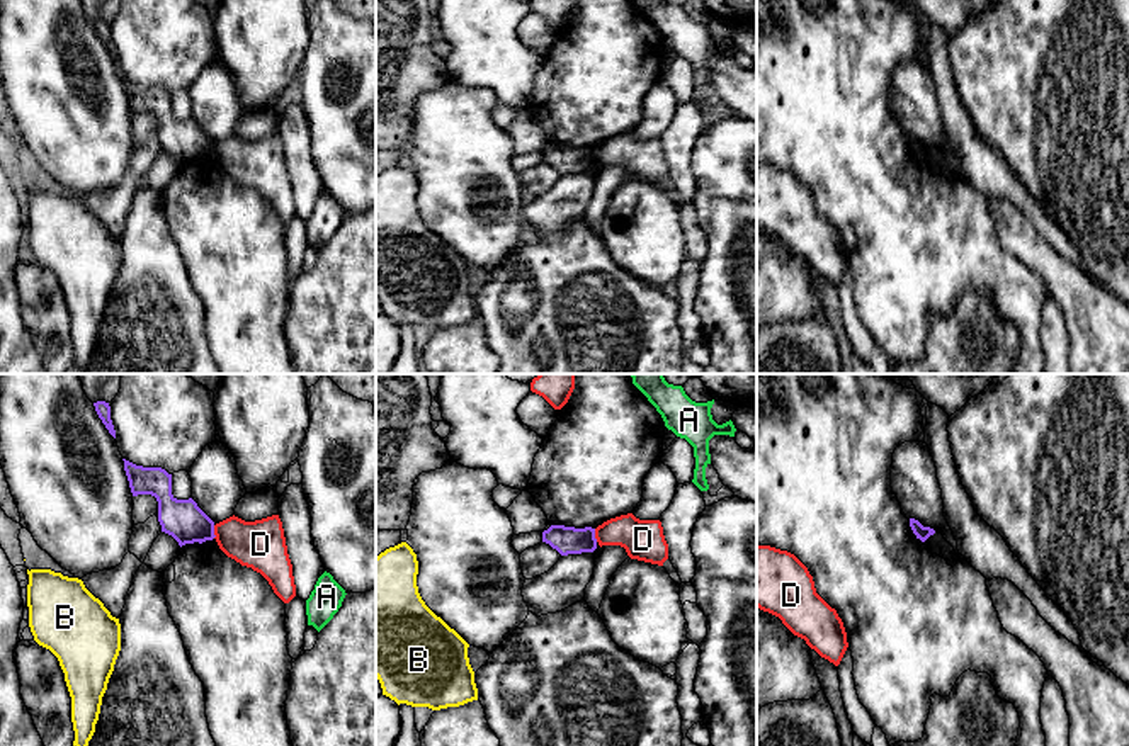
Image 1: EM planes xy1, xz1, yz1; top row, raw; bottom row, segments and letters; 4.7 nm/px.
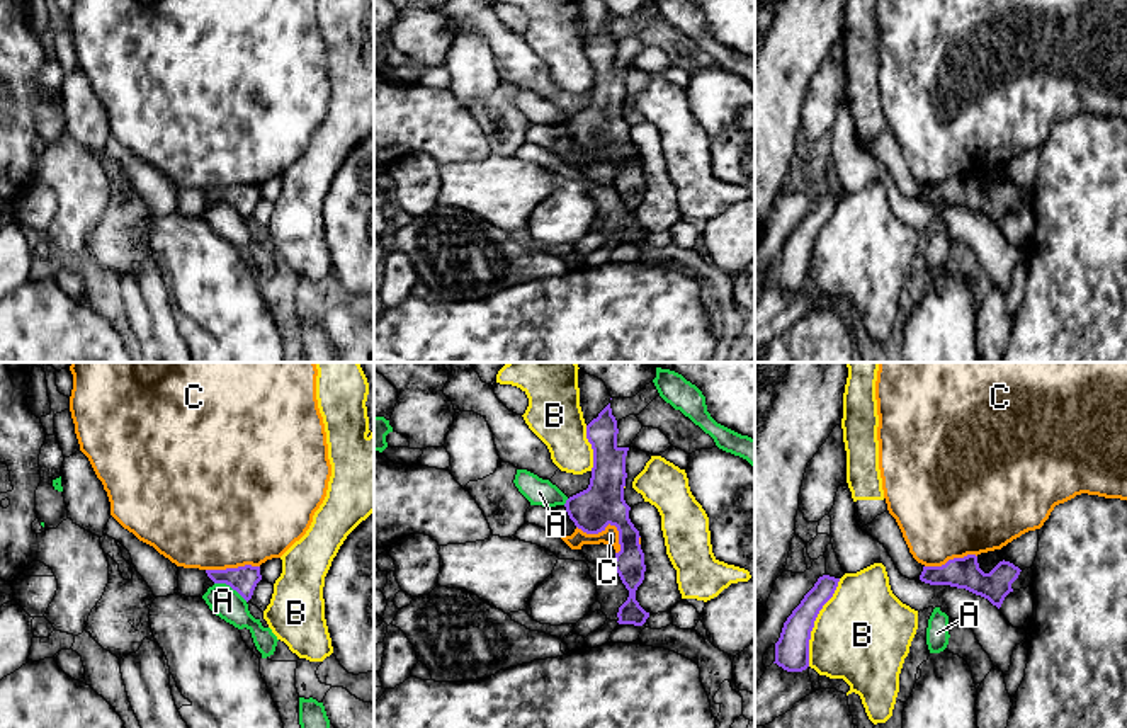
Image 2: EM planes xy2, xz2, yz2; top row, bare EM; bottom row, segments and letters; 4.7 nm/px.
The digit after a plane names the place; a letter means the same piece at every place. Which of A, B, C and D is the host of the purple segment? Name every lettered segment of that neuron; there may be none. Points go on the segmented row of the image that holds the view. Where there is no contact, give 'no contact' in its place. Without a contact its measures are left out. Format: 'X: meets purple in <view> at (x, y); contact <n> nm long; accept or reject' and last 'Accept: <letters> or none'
A: meets purple in xy2 at (232, 587); contact 180 nm long; reject
B: meets purple in yz2 at (813, 623); contact 440 nm long; reject
C: meets purple in xz2 at (607, 524); contact 240 nm long; reject
D: meets purple in xy1 at (213, 532); contact 60 nm long; reject
Accept: none

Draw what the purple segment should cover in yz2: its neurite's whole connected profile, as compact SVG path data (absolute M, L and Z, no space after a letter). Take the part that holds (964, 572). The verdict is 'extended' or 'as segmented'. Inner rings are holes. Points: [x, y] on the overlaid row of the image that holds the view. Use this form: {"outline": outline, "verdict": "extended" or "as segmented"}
{"outline": "M967 555L949 560L942 566L923 566L920 580L930 585L966 589L1000 609L1010 592L1034 585L1034 570L1020 570L1003 560L989 573L984 573L979 568L977 556Z", "verdict": "extended"}

